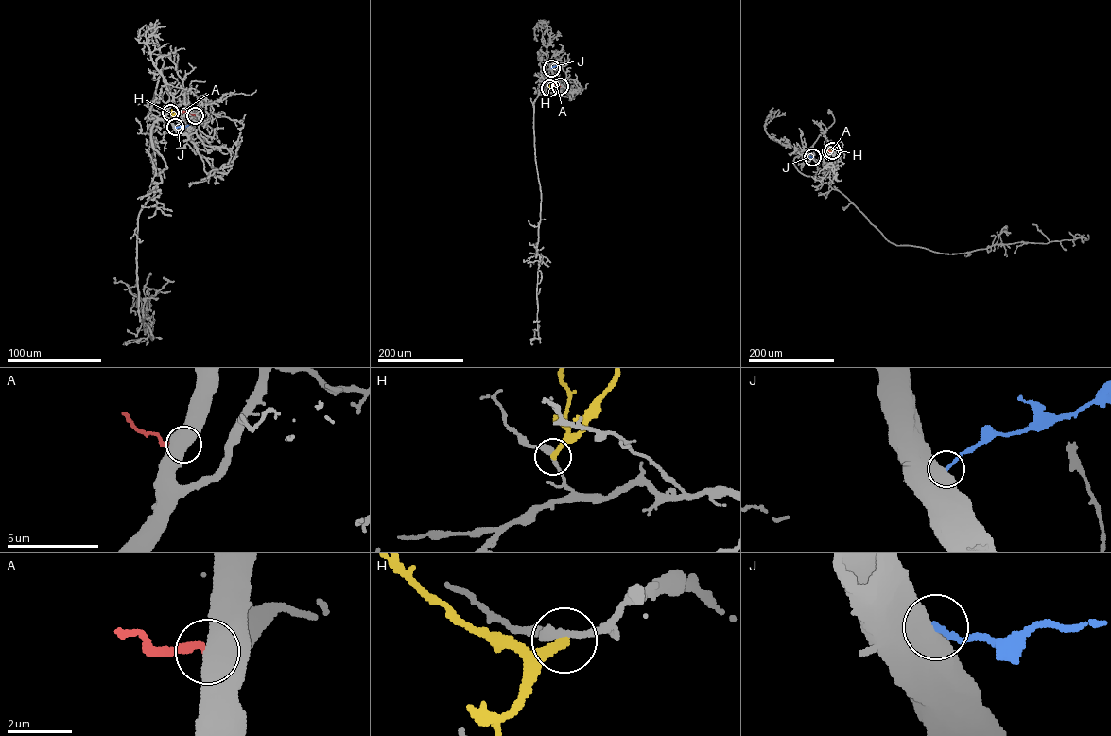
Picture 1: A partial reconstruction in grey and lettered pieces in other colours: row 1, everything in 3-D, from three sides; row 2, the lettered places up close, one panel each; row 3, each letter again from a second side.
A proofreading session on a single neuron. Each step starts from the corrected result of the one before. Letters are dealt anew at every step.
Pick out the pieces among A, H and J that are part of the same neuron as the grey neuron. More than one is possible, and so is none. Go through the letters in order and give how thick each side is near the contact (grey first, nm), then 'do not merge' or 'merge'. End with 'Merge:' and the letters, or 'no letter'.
A: 750/240 nm | do not merge
H: 280/300 nm | do not merge
J: 700/180 nm | do not merge
Merge: no letter

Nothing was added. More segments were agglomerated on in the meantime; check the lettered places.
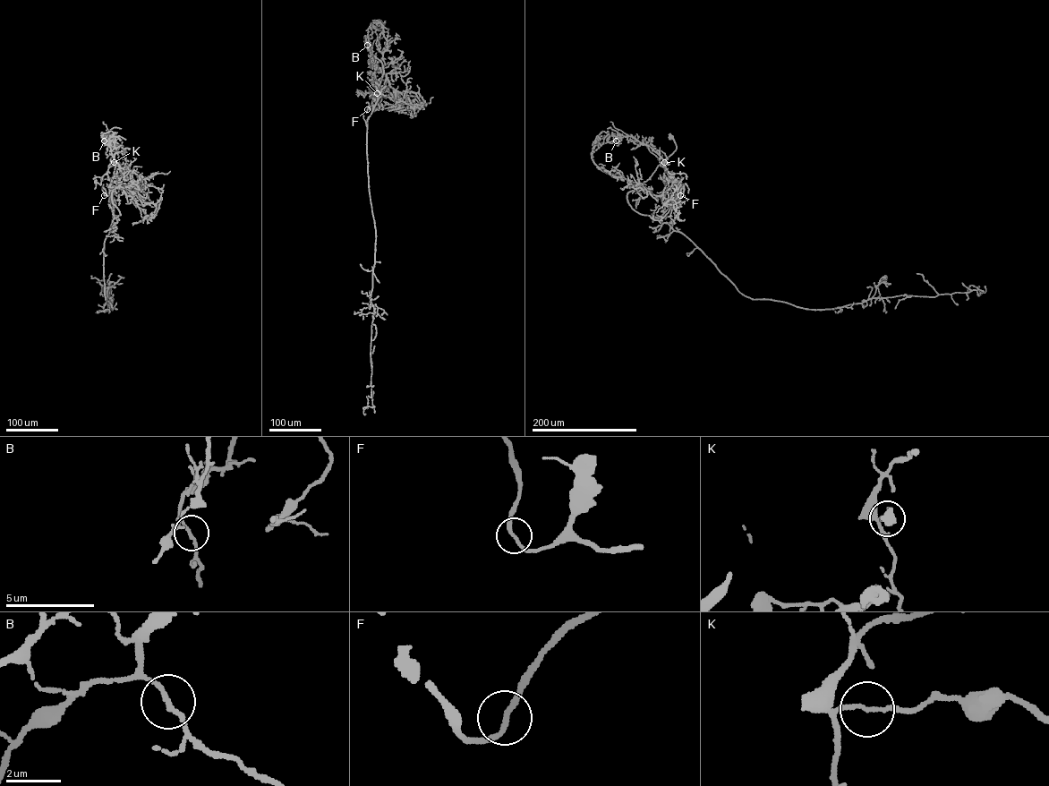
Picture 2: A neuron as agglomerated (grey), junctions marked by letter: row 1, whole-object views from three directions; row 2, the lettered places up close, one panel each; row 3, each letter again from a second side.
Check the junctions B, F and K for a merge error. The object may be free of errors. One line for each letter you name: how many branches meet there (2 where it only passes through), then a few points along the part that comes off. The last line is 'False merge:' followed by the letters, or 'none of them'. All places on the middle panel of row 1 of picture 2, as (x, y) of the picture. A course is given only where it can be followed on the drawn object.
K: 2 branches meet; foreign part runs (377, 93), (380, 92), (371, 91), (382, 75), (370, 52), (366, 38), (382, 22)
False merge: K

